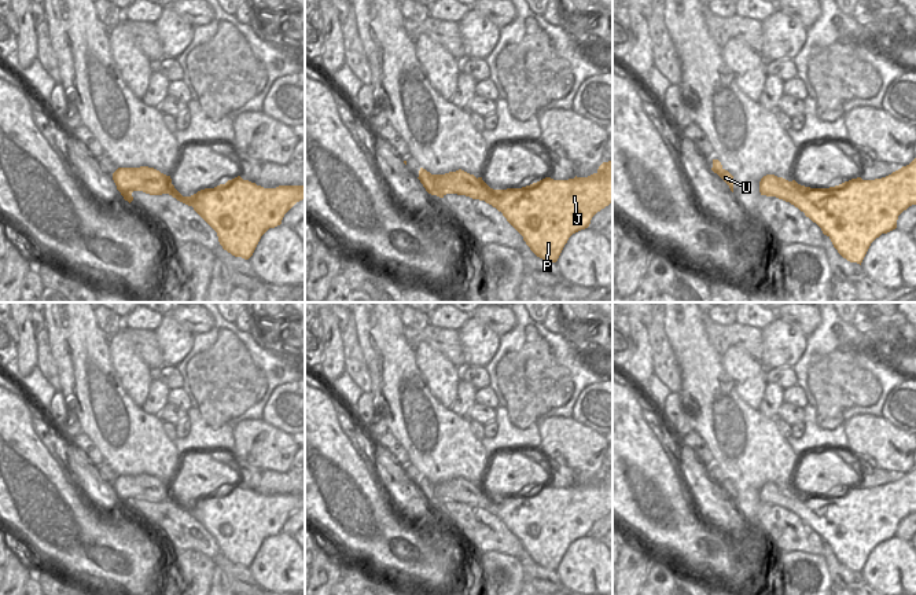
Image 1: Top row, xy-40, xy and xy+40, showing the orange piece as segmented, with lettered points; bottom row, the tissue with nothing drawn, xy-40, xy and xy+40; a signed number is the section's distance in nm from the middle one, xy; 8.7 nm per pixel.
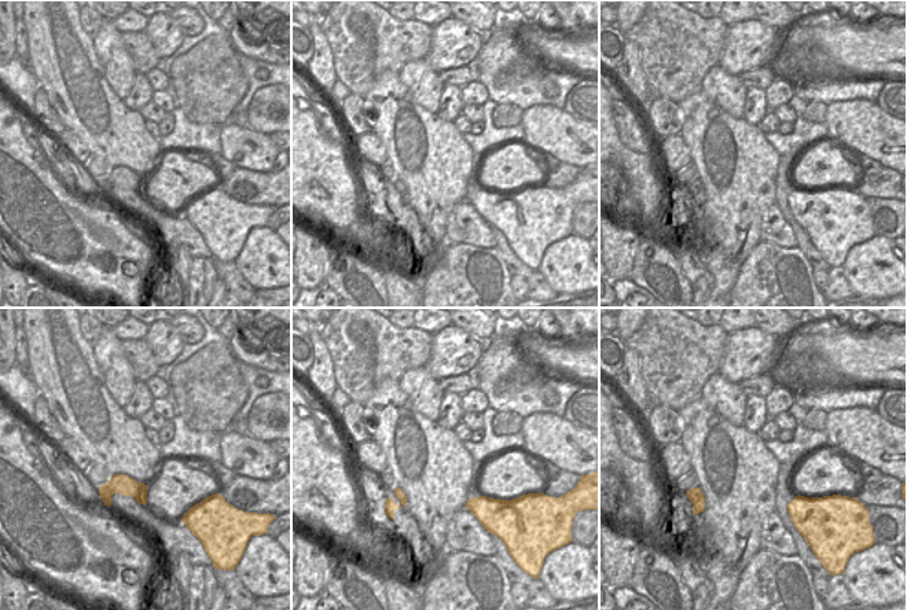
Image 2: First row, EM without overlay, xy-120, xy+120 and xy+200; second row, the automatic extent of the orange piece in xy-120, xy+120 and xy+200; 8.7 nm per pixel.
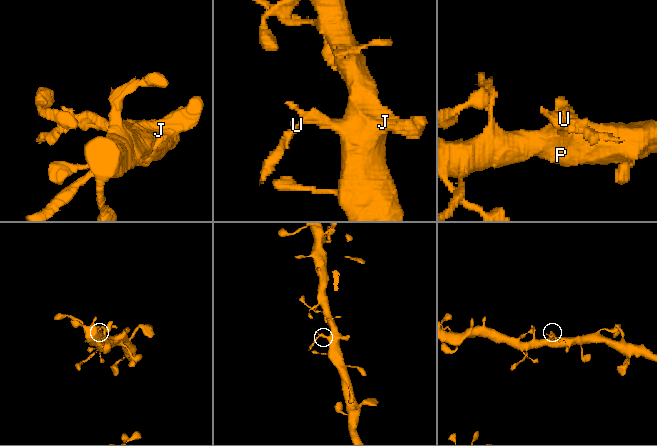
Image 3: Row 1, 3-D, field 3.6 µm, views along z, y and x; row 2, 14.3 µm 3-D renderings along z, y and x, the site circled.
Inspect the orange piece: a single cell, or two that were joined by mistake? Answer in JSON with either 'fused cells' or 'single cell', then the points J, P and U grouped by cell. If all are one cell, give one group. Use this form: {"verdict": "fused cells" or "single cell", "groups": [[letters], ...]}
{"verdict": "fused cells", "groups": [["J", "P"], ["U"]]}

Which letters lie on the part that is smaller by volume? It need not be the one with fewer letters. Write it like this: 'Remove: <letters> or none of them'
Remove: U

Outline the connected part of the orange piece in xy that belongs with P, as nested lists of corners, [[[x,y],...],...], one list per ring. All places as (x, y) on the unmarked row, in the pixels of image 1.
[[[612,467],[588,485],[545,485],[522,496],[490,496],[485,510],[503,521],[537,565],[556,570],[569,546],[612,511]]]

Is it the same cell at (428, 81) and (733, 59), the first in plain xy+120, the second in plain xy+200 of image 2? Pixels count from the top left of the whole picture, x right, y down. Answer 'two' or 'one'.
two

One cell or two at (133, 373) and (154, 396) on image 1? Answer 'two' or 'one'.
two

